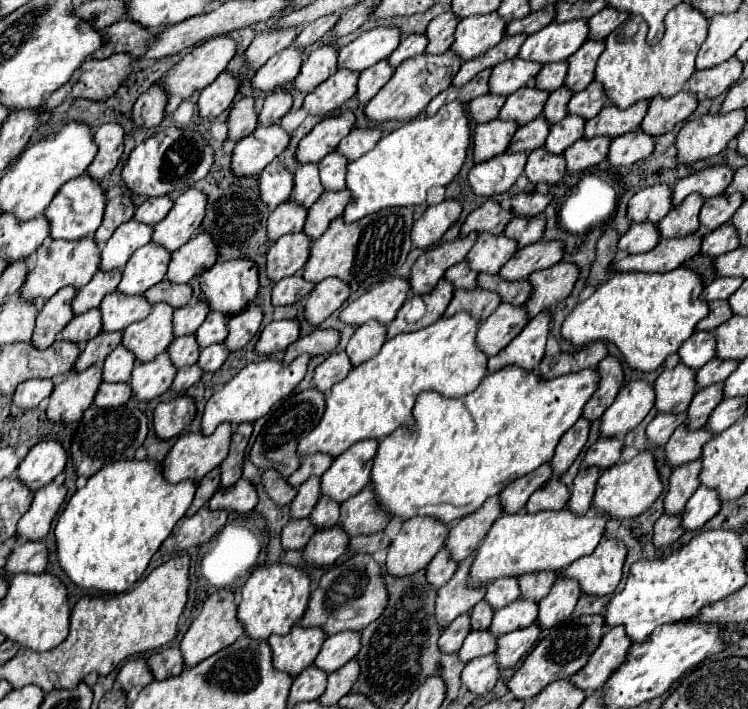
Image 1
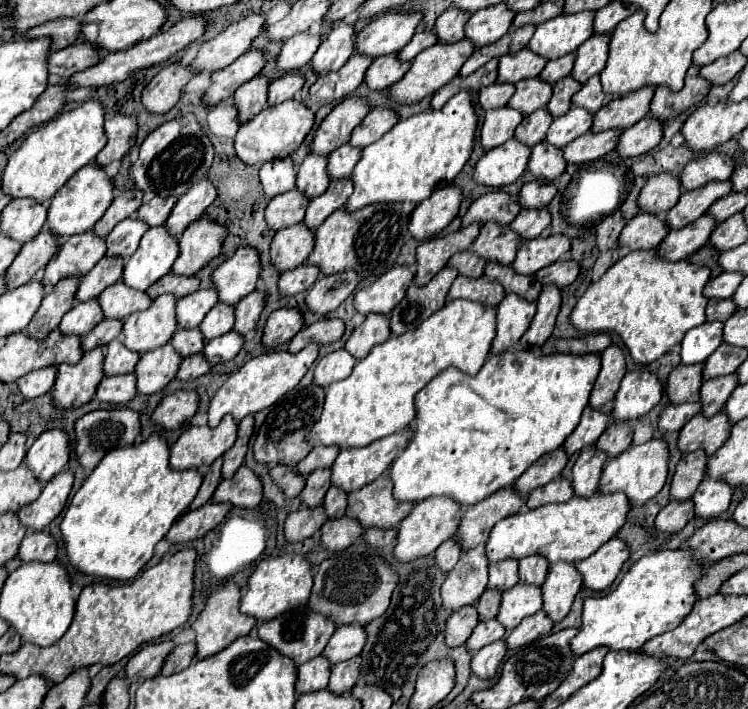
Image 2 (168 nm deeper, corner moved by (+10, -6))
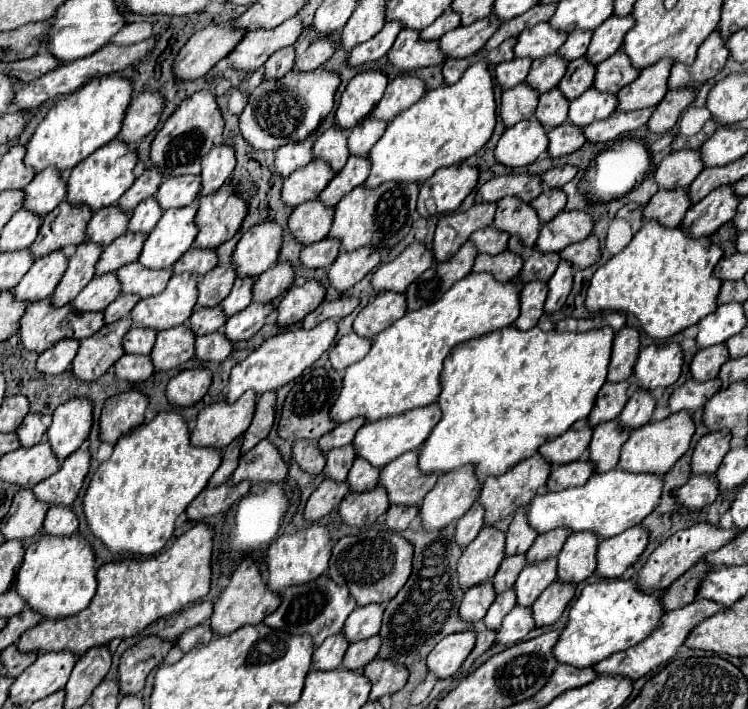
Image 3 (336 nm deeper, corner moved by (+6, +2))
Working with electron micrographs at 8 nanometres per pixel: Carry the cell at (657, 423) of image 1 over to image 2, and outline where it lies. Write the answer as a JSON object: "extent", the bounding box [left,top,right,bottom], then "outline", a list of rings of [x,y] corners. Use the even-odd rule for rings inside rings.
{"extent":[657,402,699,434],"outline":[[[699,402],[693,404],[681,404],[681,406],[667,406],[663,414],[659,416],[657,428],[667,434],[667,432],[679,432],[695,414],[699,414]]]}

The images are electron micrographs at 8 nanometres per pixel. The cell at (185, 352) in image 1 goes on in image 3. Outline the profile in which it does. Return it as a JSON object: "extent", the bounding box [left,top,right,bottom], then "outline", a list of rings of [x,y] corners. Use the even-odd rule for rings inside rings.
{"extent":[189,306,227,336],"outline":[[[219,306],[197,308],[189,318],[189,326],[197,336],[203,336],[203,334],[217,332],[225,324],[225,320],[227,320],[227,316]]]}

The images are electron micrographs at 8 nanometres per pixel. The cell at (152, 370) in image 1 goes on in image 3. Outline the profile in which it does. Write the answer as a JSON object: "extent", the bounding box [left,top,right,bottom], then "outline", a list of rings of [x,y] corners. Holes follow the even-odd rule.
{"extent":[151,324,197,370],"outline":[[[179,324],[177,328],[159,332],[155,348],[151,352],[155,370],[171,370],[191,360],[195,354],[195,338],[197,336],[187,324]]]}

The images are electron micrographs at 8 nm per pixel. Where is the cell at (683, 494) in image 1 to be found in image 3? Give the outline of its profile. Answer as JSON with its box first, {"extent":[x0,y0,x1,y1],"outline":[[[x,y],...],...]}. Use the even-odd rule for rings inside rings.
{"extent":[691,430,731,474],"outline":[[[725,430],[707,432],[695,446],[693,460],[691,460],[693,474],[715,474],[717,468],[721,466],[723,456],[731,448],[729,442],[731,442],[731,434]]]}

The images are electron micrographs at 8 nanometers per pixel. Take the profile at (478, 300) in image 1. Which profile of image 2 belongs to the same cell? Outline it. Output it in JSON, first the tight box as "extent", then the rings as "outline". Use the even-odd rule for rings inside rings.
{"extent":[447,276,505,306],"outline":[[[457,276],[447,294],[447,300],[457,300],[457,298],[465,298],[471,302],[483,302],[485,306],[497,306],[505,298],[505,292],[501,284],[489,282],[487,278],[467,280],[463,276]]]}

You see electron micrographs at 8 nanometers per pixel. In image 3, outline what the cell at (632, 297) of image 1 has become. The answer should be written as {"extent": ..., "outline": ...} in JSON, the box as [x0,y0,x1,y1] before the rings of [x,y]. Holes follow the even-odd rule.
{"extent":[585,220,723,338],"outline":[[[647,220],[643,228],[633,236],[633,240],[615,254],[609,262],[605,262],[591,278],[585,306],[589,312],[631,312],[641,322],[643,330],[651,338],[669,338],[691,324],[697,324],[701,318],[717,310],[717,294],[721,280],[713,276],[713,268],[723,258],[723,248],[711,242],[711,238],[693,238],[689,236],[683,226],[667,228],[657,220]]]}

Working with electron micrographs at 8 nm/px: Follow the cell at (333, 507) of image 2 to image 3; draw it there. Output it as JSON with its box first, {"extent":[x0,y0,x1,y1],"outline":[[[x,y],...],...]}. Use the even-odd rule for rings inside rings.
{"extent":[347,458,381,492],"outline":[[[357,458],[353,462],[353,468],[349,470],[347,482],[351,484],[353,492],[365,492],[365,490],[371,490],[377,486],[379,472],[381,472],[381,468],[373,468],[367,460]]]}

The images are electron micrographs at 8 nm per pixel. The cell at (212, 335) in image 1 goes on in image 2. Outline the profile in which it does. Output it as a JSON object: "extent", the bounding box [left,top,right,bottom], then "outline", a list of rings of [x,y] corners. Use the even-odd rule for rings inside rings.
{"extent":[199,304,235,340],"outline":[[[215,304],[211,312],[205,316],[205,320],[201,322],[199,330],[205,340],[211,340],[211,338],[217,338],[229,332],[233,328],[233,322],[235,322],[233,308],[227,304]]]}

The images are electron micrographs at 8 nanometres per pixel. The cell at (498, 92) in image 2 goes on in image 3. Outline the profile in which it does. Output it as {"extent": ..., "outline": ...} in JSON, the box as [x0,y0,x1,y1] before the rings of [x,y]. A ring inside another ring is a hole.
{"extent":[495,58,531,90],"outline":[[[513,58],[509,62],[497,64],[495,66],[495,76],[497,76],[497,82],[501,84],[501,88],[507,90],[507,88],[513,88],[513,86],[525,82],[525,78],[529,74],[529,68],[531,68],[531,60]]]}

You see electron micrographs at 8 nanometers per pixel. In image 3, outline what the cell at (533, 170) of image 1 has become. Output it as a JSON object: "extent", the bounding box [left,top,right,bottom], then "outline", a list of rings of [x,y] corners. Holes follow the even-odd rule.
{"extent":[547,122,585,158],"outline":[[[563,122],[561,126],[549,130],[549,148],[547,150],[553,158],[571,154],[571,152],[579,150],[583,144],[585,144],[583,128],[573,128],[573,124],[569,124],[569,122]]]}

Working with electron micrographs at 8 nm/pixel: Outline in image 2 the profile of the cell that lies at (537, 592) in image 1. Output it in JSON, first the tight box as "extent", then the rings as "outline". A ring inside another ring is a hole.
{"extent":[519,556,549,586],"outline":[[[527,556],[519,562],[519,582],[531,586],[543,586],[547,578],[549,562],[543,556]]]}

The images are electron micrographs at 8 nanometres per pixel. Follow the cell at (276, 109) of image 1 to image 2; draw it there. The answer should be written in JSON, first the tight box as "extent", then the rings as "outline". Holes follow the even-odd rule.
{"extent":[267,72,303,106],"outline":[[[291,72],[291,76],[287,76],[287,74],[281,76],[279,80],[271,82],[271,86],[269,86],[267,106],[277,106],[289,98],[295,98],[297,92],[301,90],[301,86],[303,86],[303,78],[299,74]]]}

